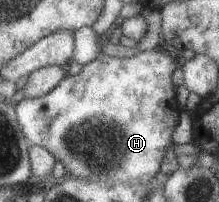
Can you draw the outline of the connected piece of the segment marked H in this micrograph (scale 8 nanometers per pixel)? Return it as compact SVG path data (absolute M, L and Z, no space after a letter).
M152 50L139 52L131 58L119 58L101 54L93 62L86 64L80 74L76 76L68 75L67 78L49 94L39 98L24 98L17 105L17 116L23 134L28 138L31 145L39 145L46 148L59 162L62 162L69 171L69 176L86 178L88 181L104 182L106 184L122 183L148 183L156 174L160 172L166 146L176 144L176 131L180 120L184 118L184 101L179 98L177 88L172 84L172 74L178 69L178 64L170 52L164 50Z

